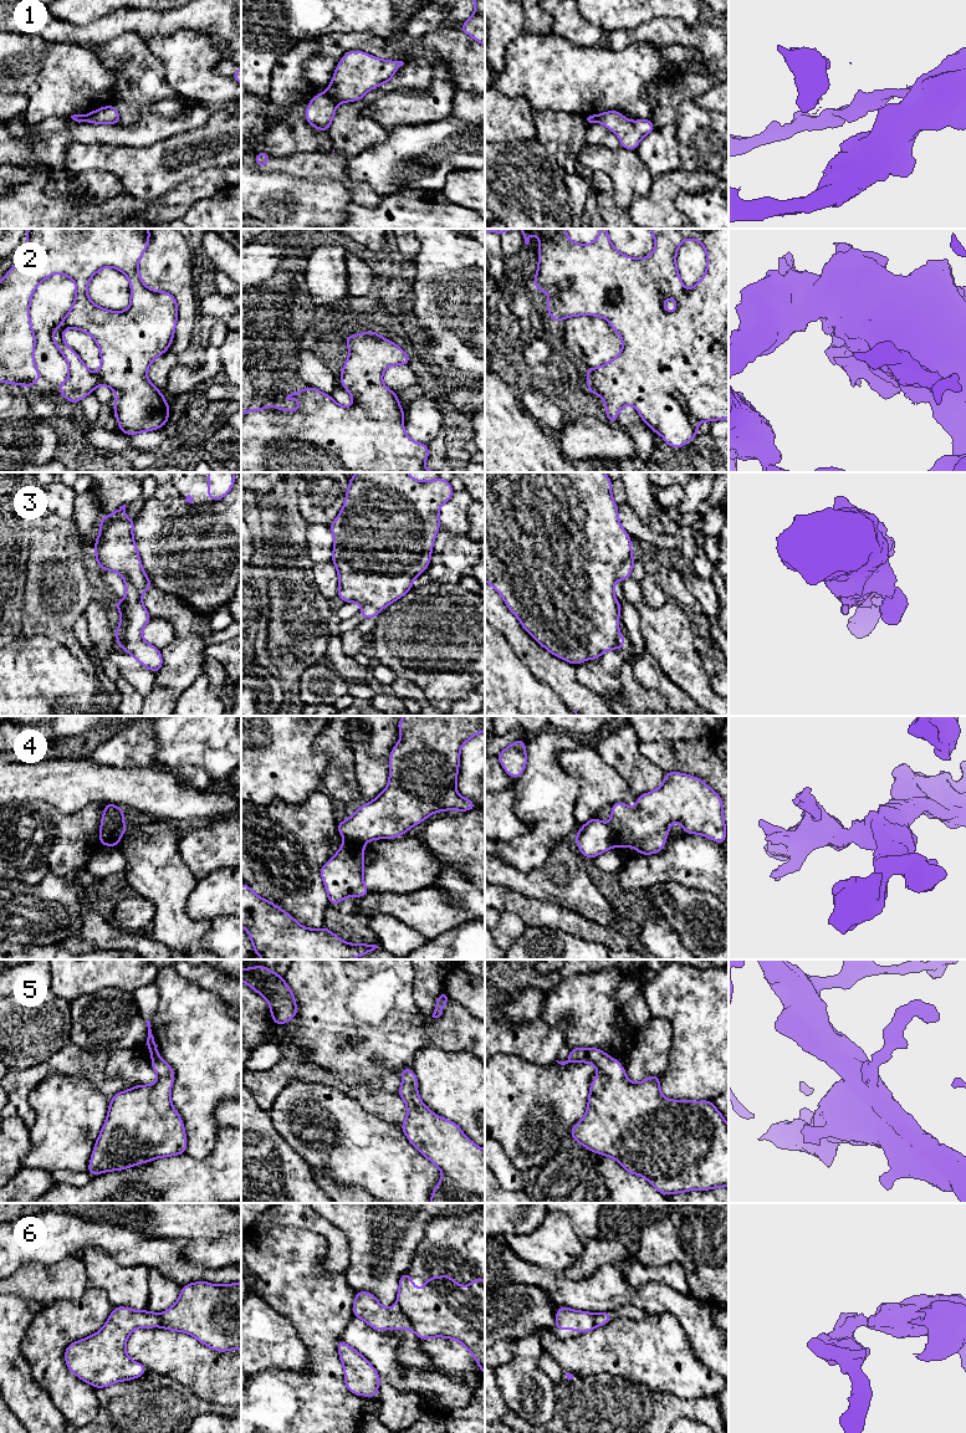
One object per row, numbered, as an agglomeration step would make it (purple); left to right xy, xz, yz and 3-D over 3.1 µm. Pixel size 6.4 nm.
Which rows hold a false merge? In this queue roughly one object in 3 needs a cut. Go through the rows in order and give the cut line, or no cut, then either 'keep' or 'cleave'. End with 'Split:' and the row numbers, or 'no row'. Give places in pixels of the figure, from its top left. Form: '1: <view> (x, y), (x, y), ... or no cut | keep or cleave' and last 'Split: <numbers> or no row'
1: xz (325, 93), (337, 103) | cleave
2: no cut | keep
3: xy (126, 598), (123, 612), (127, 629), (122, 646) | cleave
4: yz (608, 825), (613, 845) | cleave
5: no cut | keep
6: xz (395, 1305), (408, 1318), (412, 1327) | cleave
Split: 1, 3, 4, 6

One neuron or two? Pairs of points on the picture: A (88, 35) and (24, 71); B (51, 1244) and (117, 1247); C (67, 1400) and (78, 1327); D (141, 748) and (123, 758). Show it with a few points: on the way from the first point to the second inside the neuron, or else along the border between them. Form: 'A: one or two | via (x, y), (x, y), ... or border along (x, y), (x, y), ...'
A: two | border along (46, 40), (76, 42), (86, 46)
B: one | via (67, 1237), (101, 1237)
C: one | via (57, 1381), (57, 1346), (60, 1344)
D: one | via (137, 748), (133, 748), (127, 755)

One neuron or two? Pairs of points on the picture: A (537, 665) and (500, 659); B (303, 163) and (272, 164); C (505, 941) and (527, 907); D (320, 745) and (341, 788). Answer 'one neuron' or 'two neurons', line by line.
A: two neurons
B: one neuron
C: two neurons
D: one neuron

